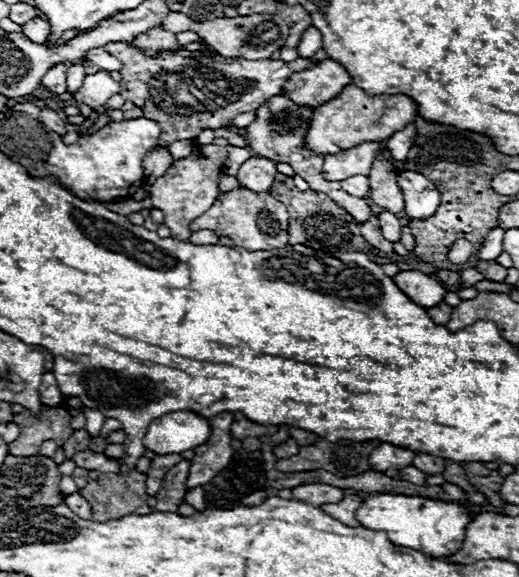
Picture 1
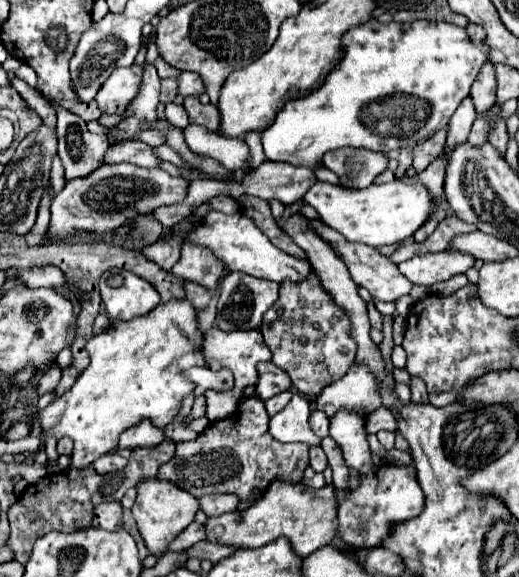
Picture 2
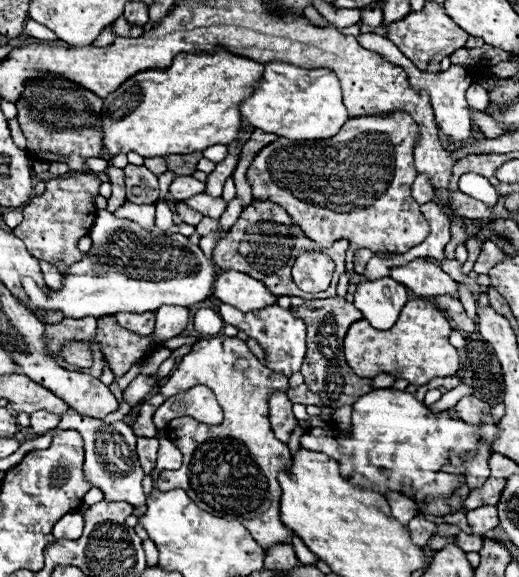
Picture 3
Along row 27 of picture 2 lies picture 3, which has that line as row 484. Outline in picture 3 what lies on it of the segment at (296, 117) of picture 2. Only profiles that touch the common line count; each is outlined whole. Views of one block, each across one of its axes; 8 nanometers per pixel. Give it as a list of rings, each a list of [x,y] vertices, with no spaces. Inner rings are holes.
[[[382,388],[382,390],[374,390],[370,394],[360,396],[352,404],[352,432],[350,434],[344,434],[342,430],[338,430],[334,426],[310,428],[302,436],[300,444],[302,444],[302,448],[306,448],[310,452],[322,452],[322,454],[328,454],[330,458],[338,460],[342,474],[360,488],[376,490],[380,494],[384,494],[388,490],[396,490],[396,492],[402,492],[408,496],[418,496],[418,498],[450,496],[454,486],[464,482],[462,456],[466,452],[476,450],[478,438],[486,438],[488,442],[492,442],[498,432],[496,426],[498,426],[498,422],[492,420],[492,416],[488,414],[484,420],[484,426],[480,428],[480,434],[478,434],[478,430],[474,426],[470,426],[470,424],[466,426],[462,420],[450,418],[448,412],[432,414],[422,402],[418,402],[408,392],[398,392],[394,388]]]

